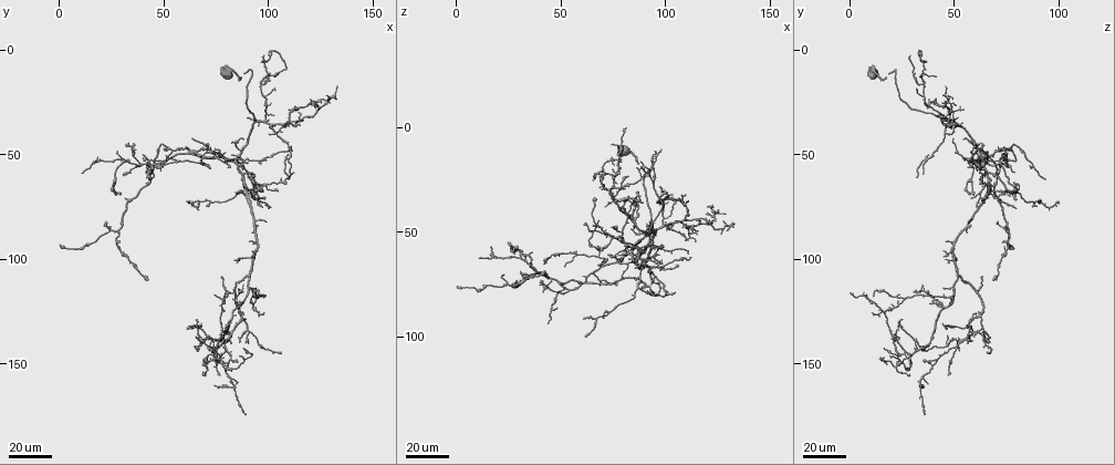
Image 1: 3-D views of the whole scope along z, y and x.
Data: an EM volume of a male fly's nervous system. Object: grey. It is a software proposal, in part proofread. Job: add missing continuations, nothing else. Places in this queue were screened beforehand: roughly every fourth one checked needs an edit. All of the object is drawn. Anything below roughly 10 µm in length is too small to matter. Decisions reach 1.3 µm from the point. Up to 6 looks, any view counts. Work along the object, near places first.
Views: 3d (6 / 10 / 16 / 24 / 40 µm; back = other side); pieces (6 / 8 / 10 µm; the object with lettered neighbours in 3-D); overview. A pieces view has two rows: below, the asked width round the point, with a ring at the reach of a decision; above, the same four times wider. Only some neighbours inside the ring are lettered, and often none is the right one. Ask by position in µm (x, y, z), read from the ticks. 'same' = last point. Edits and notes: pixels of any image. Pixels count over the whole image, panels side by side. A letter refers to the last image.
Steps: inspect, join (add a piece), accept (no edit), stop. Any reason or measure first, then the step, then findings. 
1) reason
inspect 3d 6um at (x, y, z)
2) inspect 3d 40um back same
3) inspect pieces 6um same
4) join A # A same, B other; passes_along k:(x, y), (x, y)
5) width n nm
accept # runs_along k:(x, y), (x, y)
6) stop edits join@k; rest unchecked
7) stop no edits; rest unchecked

end of a long branch
inspect 3d 40um at (111, 46, 60)

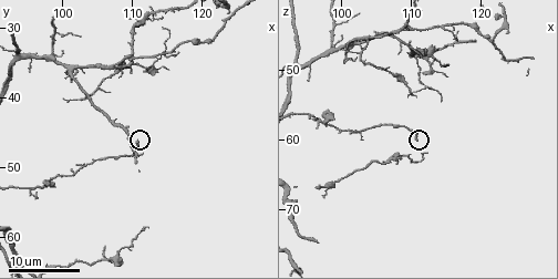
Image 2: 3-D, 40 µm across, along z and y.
inspect pieces 6um at (110.5, 46.5, 60.0)

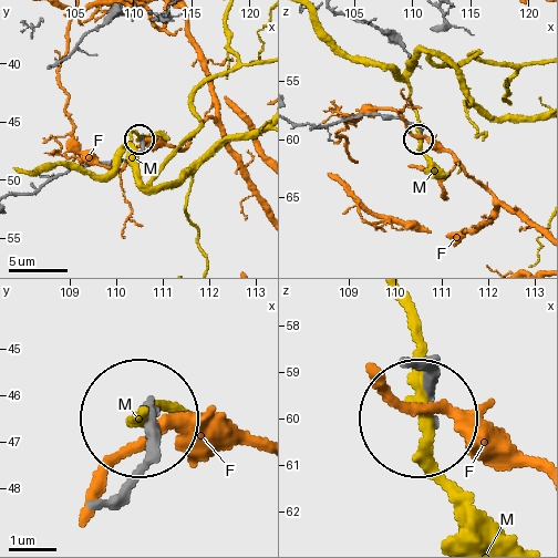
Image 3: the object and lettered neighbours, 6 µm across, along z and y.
accept # F other, M other; no lettered piece goes on from it

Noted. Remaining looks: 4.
long arm stops here
inspect 3d 24um at (110, 61, 31)

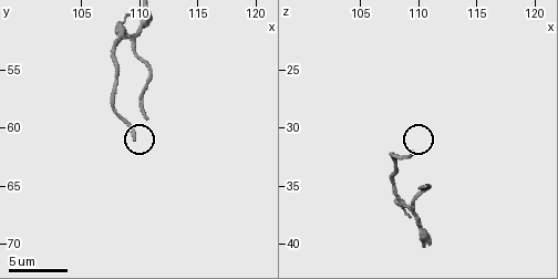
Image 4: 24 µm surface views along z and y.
zoom in
inspect 3d 10um at (109.6, 60.8, 32.0)

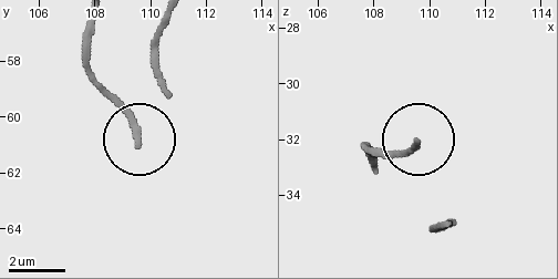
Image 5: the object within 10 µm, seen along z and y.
see the neighbours
inspect pieces 6um at (109.6, 60.9, 32.1)

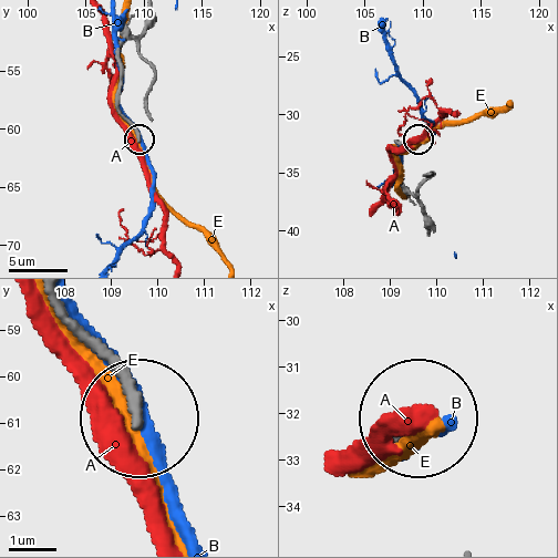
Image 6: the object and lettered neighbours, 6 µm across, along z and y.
accept # A other, B other, E other; runs_along 6:(58, 307), (134, 410); none of them fits

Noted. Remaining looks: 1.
stop no edits; rest unchecked

